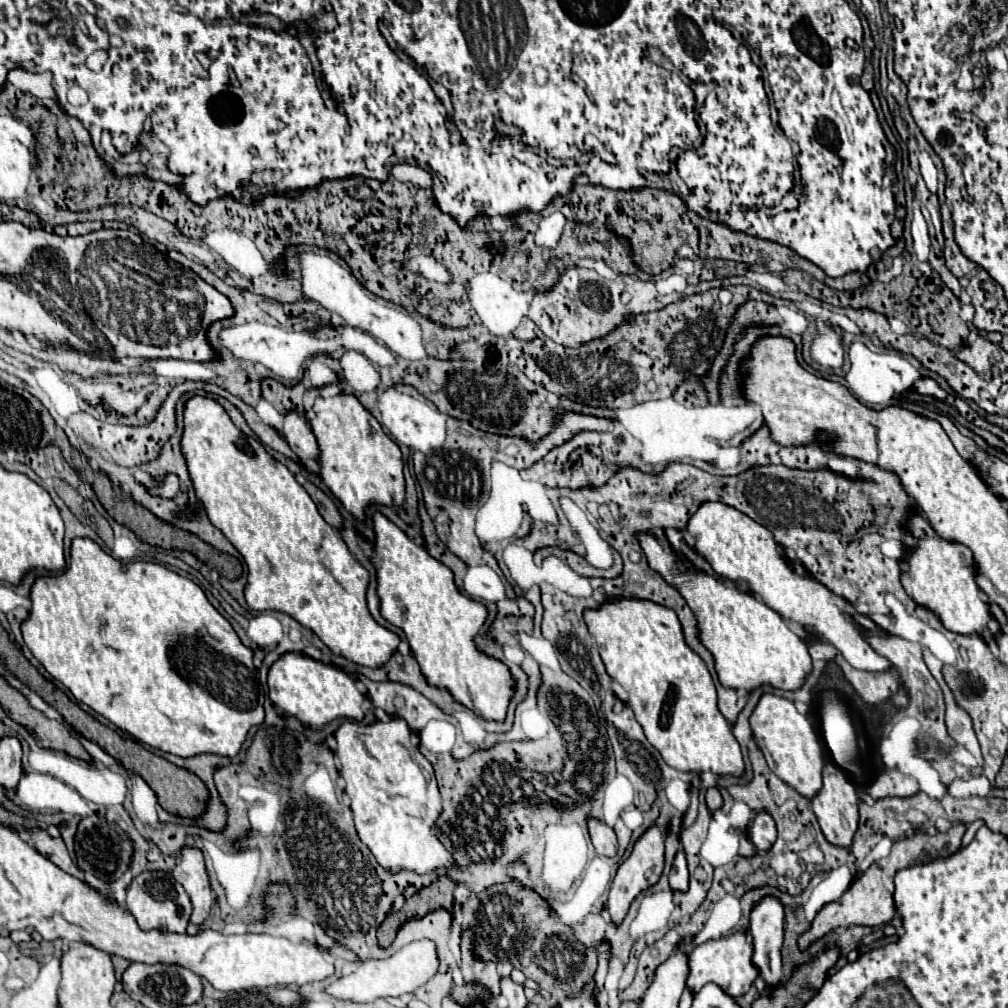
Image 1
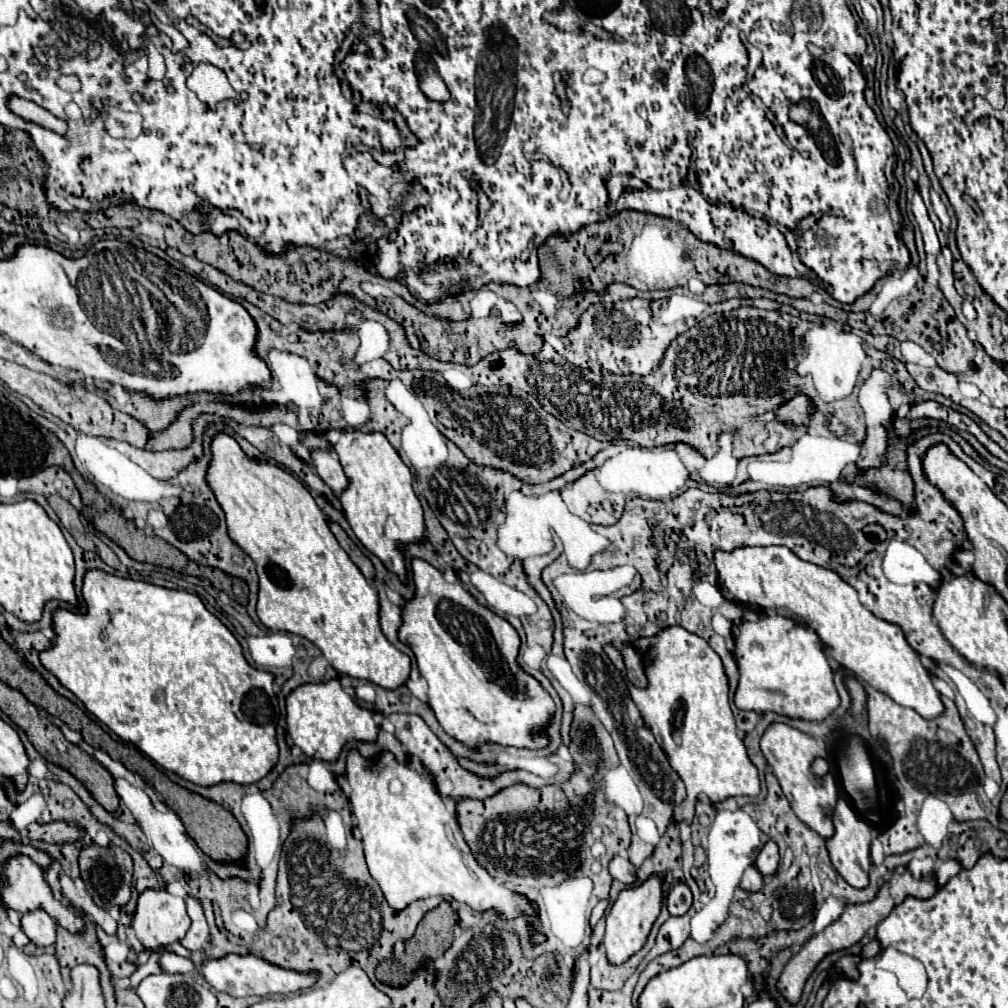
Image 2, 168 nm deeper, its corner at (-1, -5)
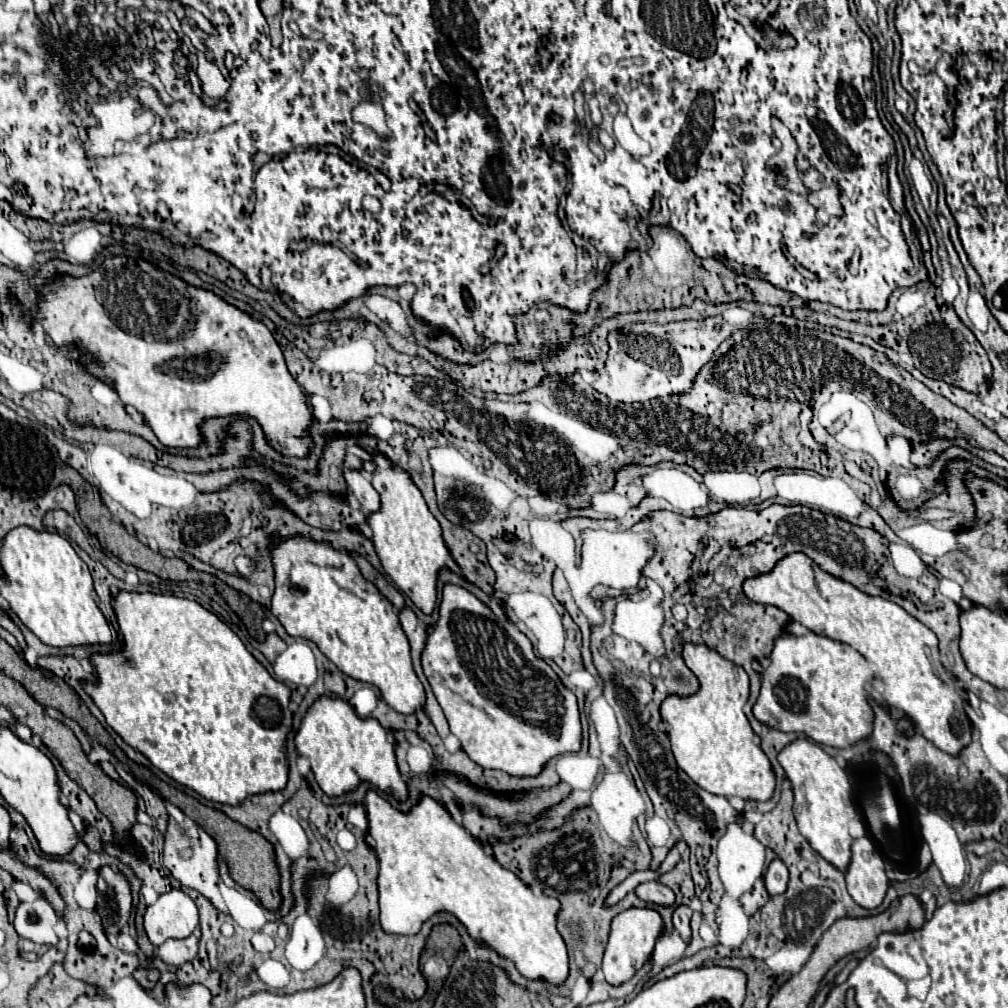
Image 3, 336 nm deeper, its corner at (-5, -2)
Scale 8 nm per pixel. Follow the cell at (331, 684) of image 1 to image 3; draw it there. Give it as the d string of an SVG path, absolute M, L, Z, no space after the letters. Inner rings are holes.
M320 696L308 708L302 718L300 730L294 738L298 754L310 760L312 772L320 788L328 796L340 796L358 786L358 782L368 782L394 798L406 798L406 784L400 778L394 746L388 740L388 732L374 718L360 718L348 700L338 696Z

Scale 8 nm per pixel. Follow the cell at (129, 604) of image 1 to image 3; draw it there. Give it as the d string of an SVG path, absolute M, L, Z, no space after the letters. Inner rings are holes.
M118 590L112 604L116 612L116 620L122 634L122 648L106 652L106 654L94 654L94 682L80 680L86 694L94 700L94 704L104 714L108 726L112 726L126 744L130 744L134 750L140 750L158 770L174 778L178 784L184 784L192 790L196 790L200 796L220 802L220 804L240 804L246 796L258 794L258 792L270 792L270 790L282 790L288 780L288 764L286 764L286 736L292 730L292 718L290 718L290 688L284 682L278 682L268 674L268 670L246 650L242 640L210 610L200 606L194 600L188 598L176 598L166 594L154 594L154 592L128 592Z

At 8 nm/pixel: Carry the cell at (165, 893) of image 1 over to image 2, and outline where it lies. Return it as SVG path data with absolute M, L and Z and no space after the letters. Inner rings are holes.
M146 889L140 899L138 899L138 907L132 919L132 927L134 933L138 937L138 941L142 943L144 950L138 954L136 965L142 965L150 958L150 953L154 951L154 947L162 947L162 945L170 945L174 941L180 941L186 931L190 929L190 919L186 913L186 903L182 897L174 897L170 893L166 893L166 889Z

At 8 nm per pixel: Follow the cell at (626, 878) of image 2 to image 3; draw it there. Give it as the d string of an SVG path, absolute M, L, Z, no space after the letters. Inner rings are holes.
M656 880L638 884L638 888L636 888L634 892L636 892L642 900L646 900L646 902L650 902L650 904L670 906L670 904L674 902L674 892L672 892L668 886L656 882Z

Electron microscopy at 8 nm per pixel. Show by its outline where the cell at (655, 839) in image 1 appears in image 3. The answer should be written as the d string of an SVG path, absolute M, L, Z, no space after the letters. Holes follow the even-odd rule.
M628 908L618 916L614 916L610 928L610 940L606 944L602 958L602 970L610 984L622 984L634 976L634 972L650 958L656 944L656 936L662 930L662 926L664 924L656 908Z

